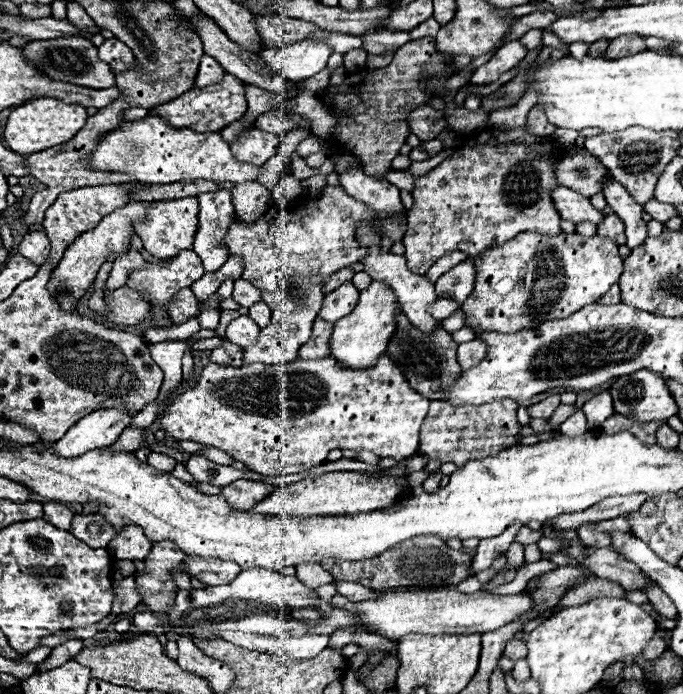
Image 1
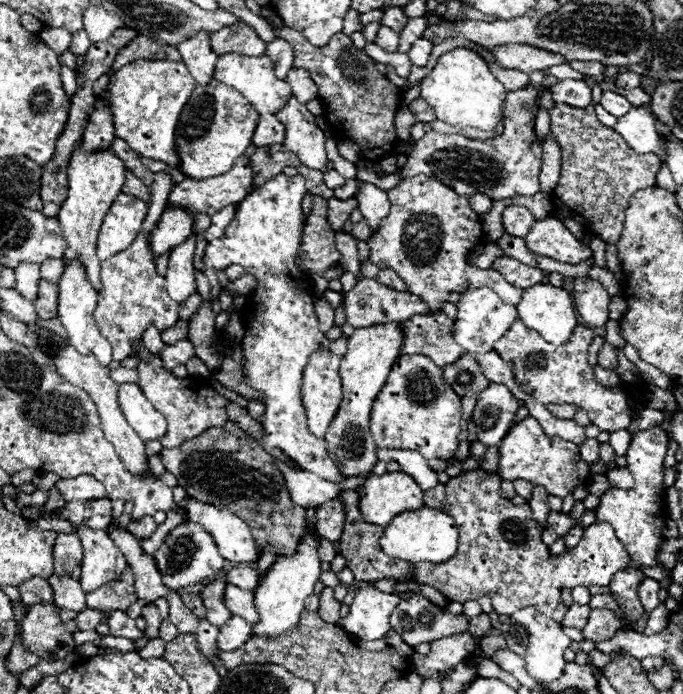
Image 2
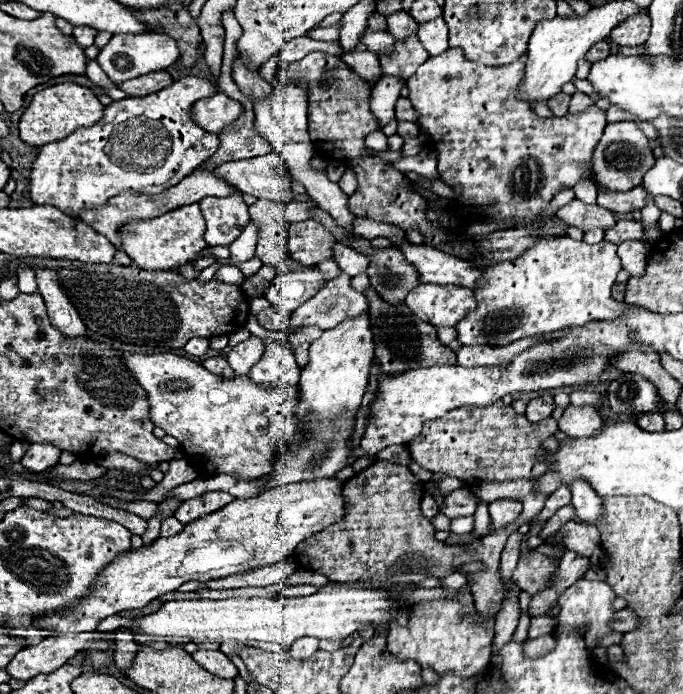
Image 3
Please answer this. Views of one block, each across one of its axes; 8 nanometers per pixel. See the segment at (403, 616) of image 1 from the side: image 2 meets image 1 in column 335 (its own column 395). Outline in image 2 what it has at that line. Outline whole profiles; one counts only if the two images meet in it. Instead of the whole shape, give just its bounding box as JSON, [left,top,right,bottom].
[338,586,400,640]

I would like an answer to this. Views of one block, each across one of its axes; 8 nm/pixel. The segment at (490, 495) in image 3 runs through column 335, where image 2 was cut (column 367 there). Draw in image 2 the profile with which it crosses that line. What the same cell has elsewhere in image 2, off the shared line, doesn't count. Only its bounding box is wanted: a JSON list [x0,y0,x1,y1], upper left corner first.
[340,490,414,582]

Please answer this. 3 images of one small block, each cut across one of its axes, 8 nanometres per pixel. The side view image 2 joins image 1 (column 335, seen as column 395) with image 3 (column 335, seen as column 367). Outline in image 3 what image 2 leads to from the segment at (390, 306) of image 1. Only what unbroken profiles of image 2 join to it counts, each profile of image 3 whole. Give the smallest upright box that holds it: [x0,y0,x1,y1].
[260,314,374,492]

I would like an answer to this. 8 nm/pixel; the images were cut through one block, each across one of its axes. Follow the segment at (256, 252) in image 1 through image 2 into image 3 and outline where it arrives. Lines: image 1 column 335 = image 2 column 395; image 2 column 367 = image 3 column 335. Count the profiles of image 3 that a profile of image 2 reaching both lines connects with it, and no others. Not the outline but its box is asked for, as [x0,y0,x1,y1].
[288,220,336,264]

